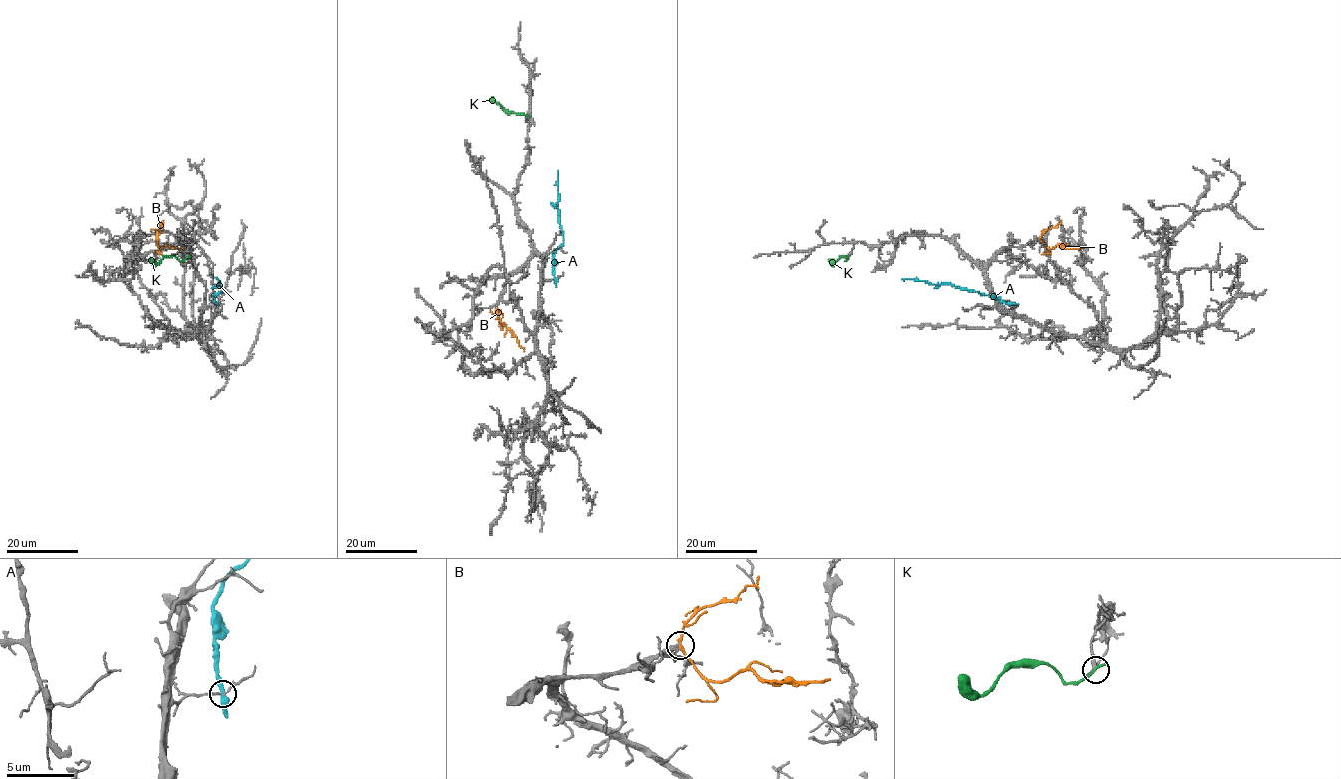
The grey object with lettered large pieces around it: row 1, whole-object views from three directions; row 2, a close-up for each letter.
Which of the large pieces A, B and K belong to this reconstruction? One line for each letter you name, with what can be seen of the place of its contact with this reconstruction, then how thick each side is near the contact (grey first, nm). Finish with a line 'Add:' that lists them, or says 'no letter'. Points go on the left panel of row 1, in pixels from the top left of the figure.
B: meets grey at (157, 238); 220 nm thick on the grey side, 200 nm on the other
Add: B

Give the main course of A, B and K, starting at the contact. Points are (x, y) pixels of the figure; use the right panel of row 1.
A: (1011, 303), (949, 284), (902, 279)
B: (1041, 238), (1050, 248), (1082, 246)
K: (848, 258), (845, 260), (843, 256), (834, 264), (830, 259)

